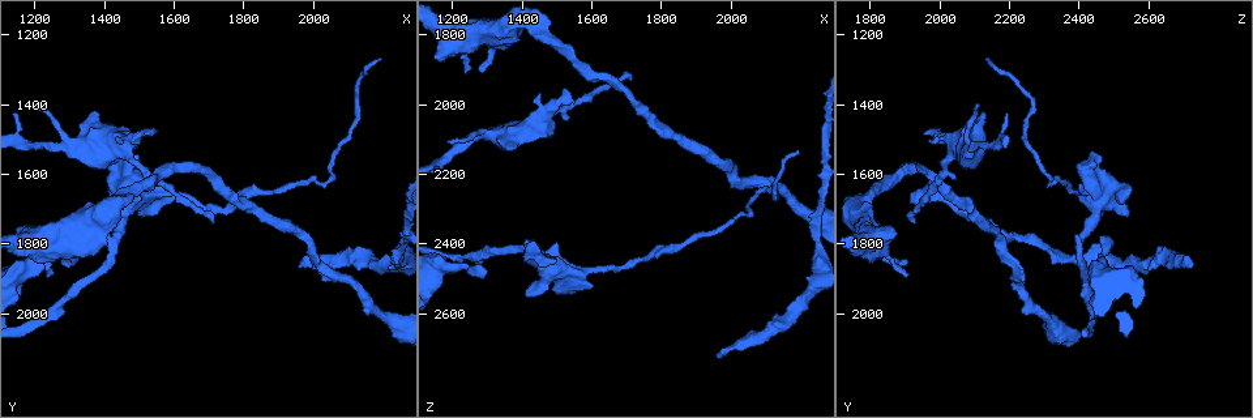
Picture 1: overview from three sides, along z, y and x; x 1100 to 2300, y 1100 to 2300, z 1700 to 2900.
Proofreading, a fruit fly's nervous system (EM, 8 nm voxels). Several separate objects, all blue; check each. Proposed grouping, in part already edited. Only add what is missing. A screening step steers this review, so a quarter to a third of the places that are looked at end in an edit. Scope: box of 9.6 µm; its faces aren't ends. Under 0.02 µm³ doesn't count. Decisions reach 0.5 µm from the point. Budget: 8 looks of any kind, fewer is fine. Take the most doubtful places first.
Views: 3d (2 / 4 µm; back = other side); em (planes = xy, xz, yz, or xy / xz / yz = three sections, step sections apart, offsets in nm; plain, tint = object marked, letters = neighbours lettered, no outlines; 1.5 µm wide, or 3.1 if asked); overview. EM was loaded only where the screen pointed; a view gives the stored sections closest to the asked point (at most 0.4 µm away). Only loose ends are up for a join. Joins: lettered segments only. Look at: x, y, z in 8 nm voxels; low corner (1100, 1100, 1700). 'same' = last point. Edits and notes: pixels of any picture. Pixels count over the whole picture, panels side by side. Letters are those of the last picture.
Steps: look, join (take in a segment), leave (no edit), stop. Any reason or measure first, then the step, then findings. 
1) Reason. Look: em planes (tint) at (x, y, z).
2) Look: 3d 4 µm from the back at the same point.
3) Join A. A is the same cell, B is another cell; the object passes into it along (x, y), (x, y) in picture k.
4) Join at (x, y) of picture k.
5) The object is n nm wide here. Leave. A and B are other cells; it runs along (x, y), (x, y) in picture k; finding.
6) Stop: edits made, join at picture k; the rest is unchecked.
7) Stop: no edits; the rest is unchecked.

An open end. Look: 3d 4 µm from the back at (1970, 1870, 2720).

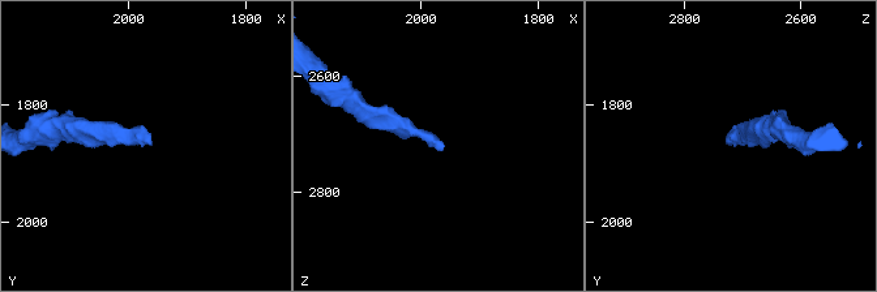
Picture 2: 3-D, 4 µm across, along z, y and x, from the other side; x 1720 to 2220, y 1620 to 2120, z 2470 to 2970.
Look: em planes (letters) at (1960, 1860, 2725).

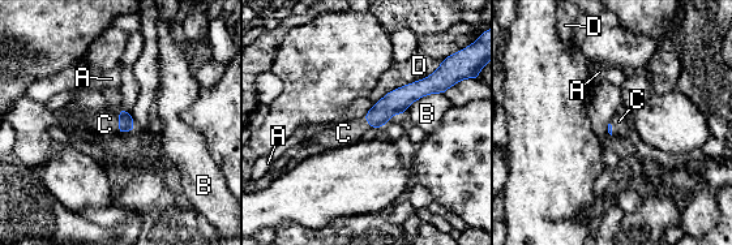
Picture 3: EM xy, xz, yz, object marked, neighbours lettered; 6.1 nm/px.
Join at (105, 124) of picture 3. C is the same cell, A, B and D are other cells; the object passes into it along (125, 123), (119, 121), (105, 124) in picture 3; it goes on there.

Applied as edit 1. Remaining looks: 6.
See it whole again. Look: overview.

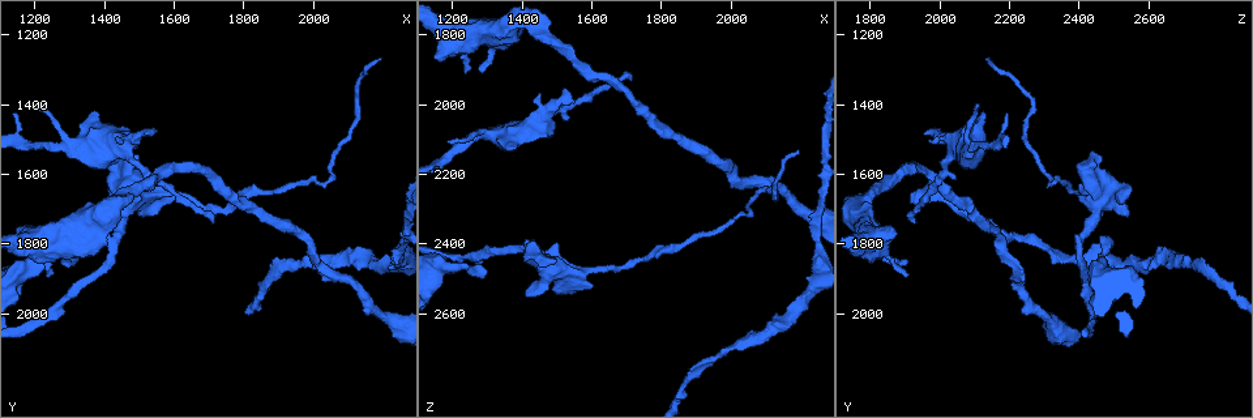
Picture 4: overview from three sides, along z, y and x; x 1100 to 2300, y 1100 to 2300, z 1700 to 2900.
Branch stops here. Look: em xz step 8 (tint) at (1720, 1740, 1930).

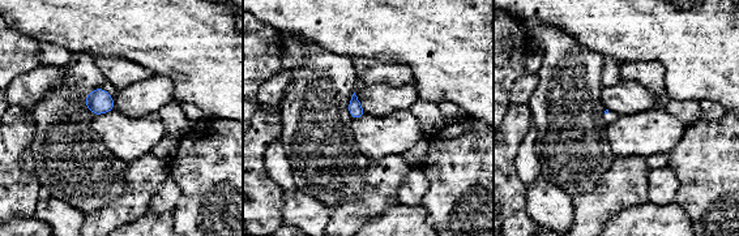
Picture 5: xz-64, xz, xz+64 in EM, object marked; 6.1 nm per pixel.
Cut it another way. Look: em planes (letters) at the same point.

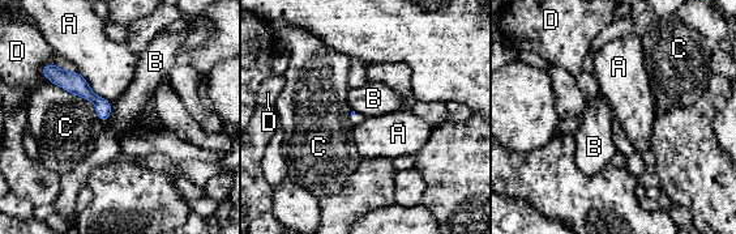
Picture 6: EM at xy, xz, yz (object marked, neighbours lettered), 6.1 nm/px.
Leave. A, B, C and D are other cells; it runs along (52, 73), (90, 94), (106, 114) in picture 6; none of them fits.

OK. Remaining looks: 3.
Free end. Look: 3d 4 µm at (1560, 1700, 2540).

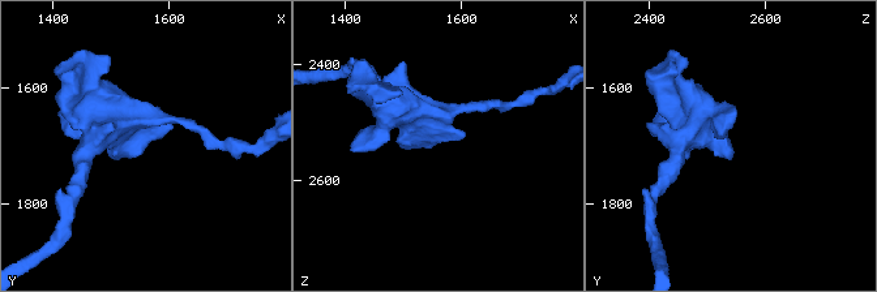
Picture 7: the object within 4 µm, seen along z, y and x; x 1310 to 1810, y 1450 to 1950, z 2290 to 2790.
Now the EM. Look: em planes (letters) at (1560, 1705, 2535).

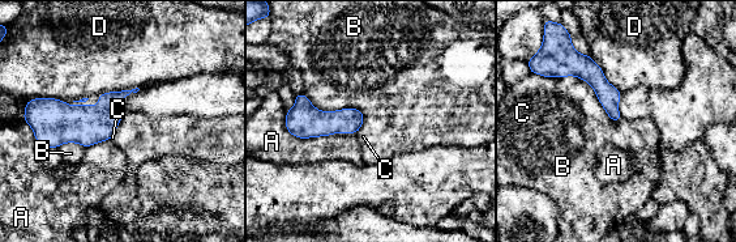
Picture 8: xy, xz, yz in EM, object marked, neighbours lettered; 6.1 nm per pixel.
Leave. A, B, C and D are other cells; it runs along (581, 59), (608, 96), (616, 117) in picture 8; none of them fits.

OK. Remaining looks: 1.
Stop: edits made, join at picture 3; the rest is unchecked.

